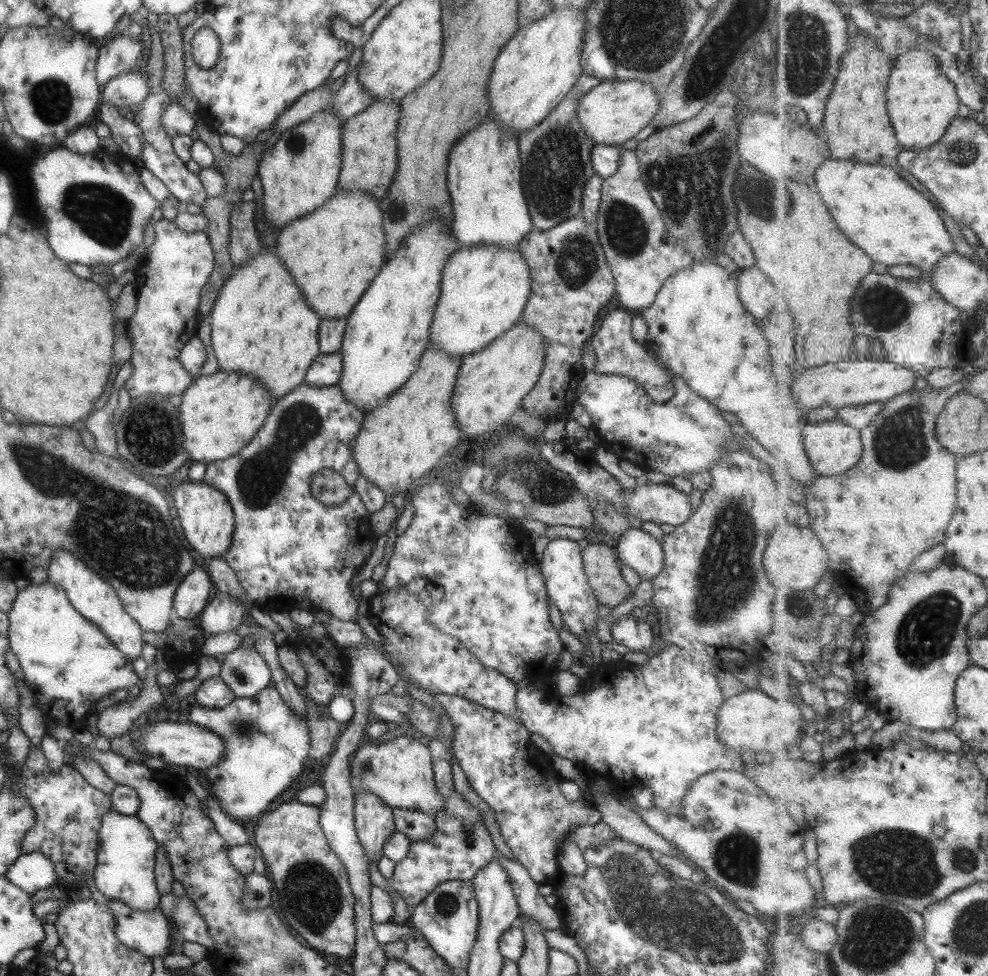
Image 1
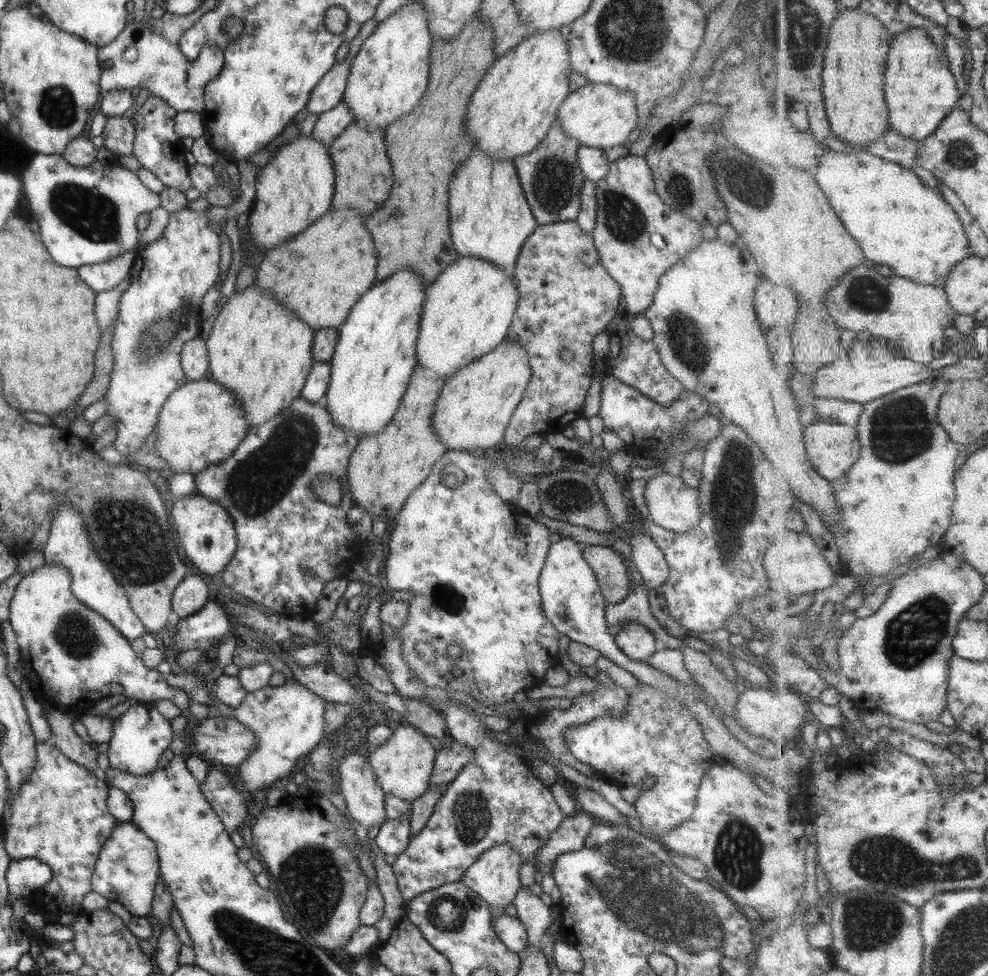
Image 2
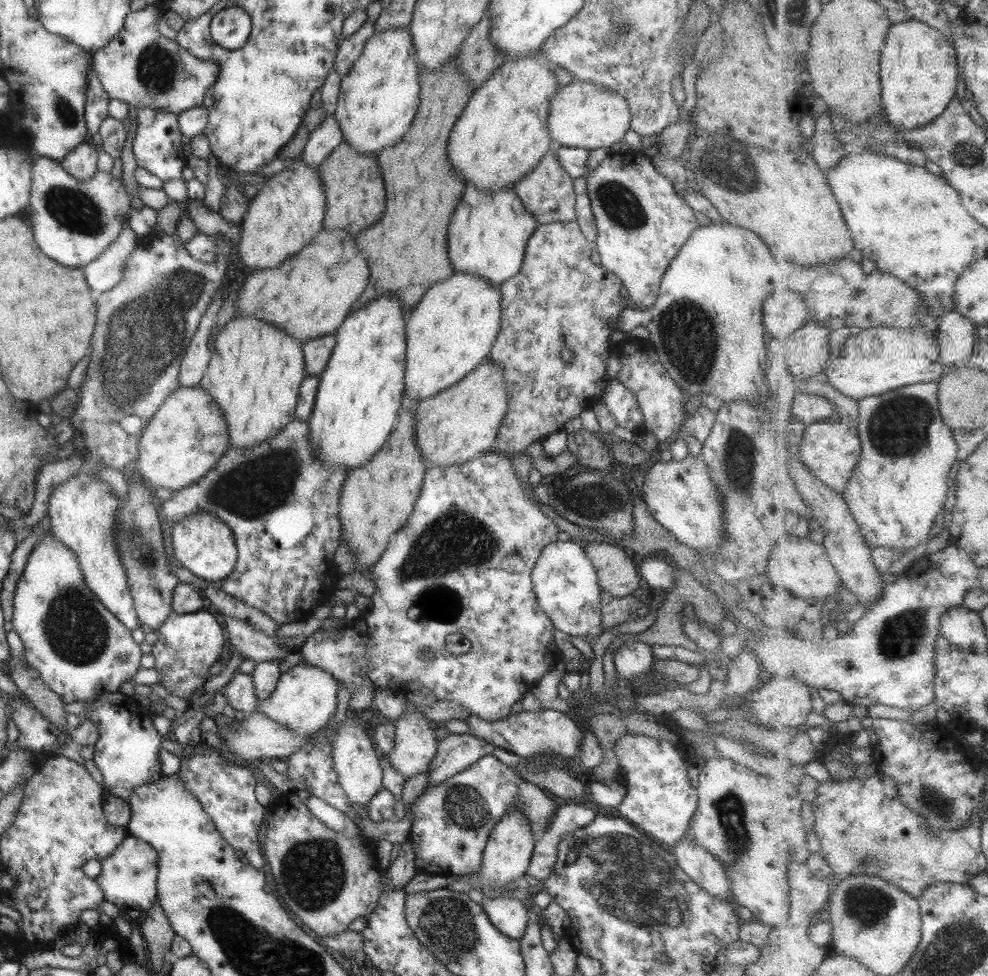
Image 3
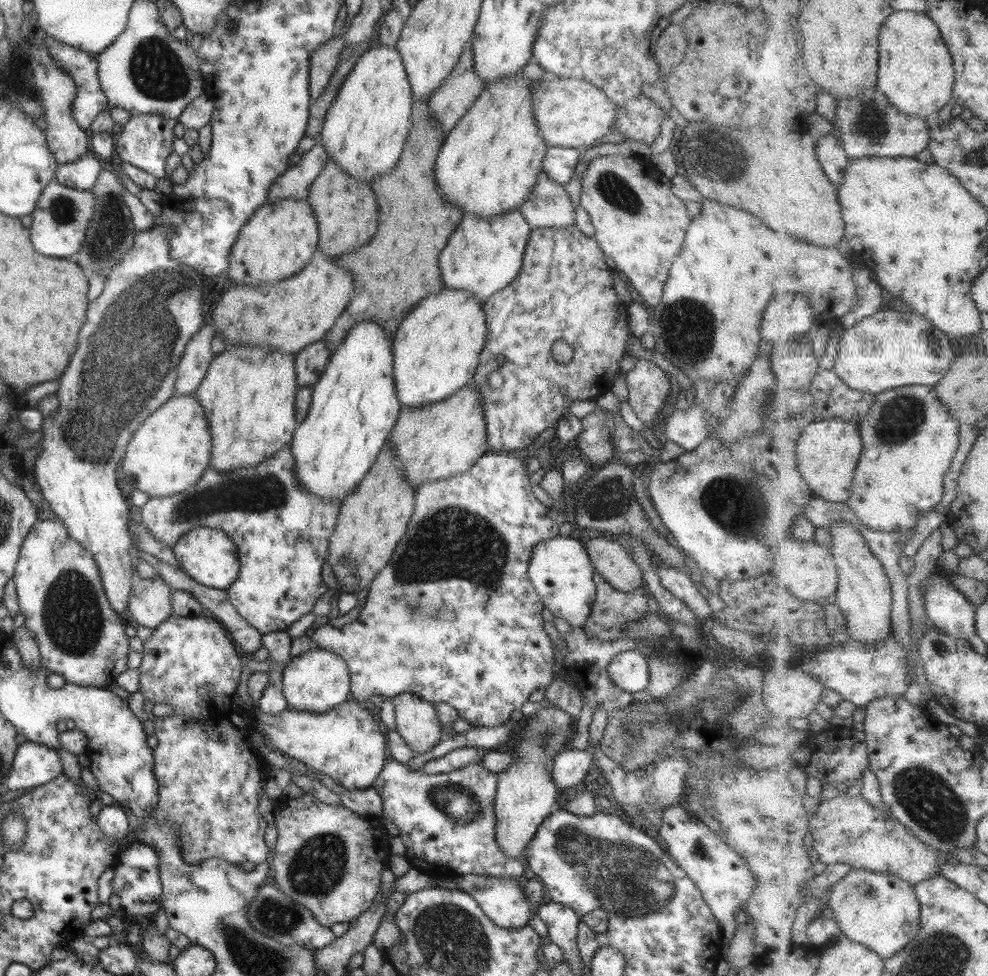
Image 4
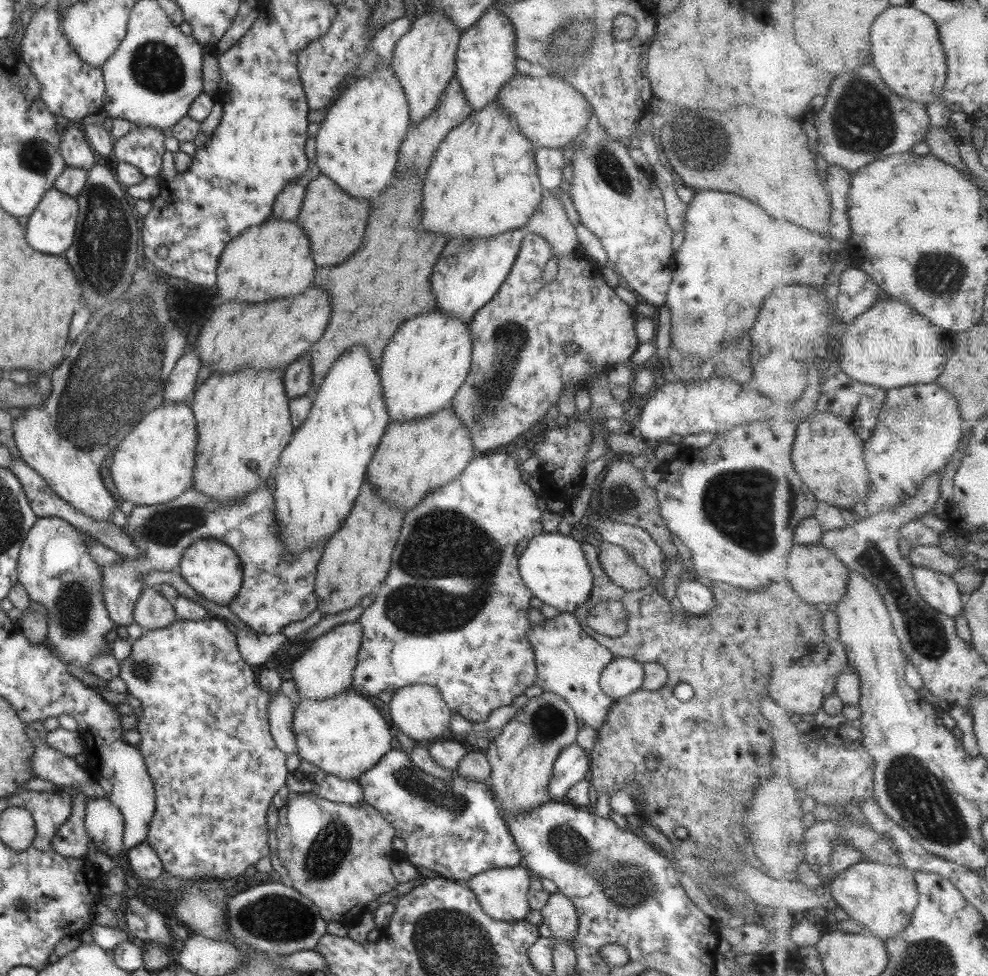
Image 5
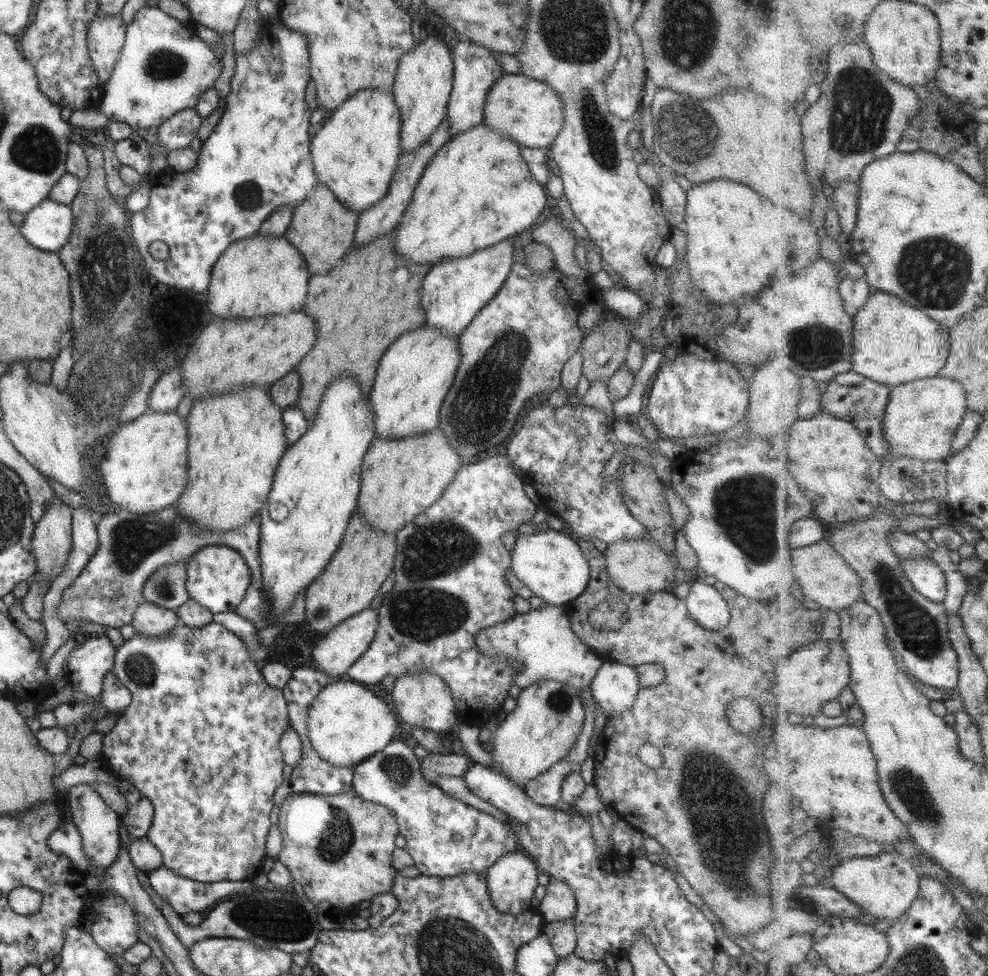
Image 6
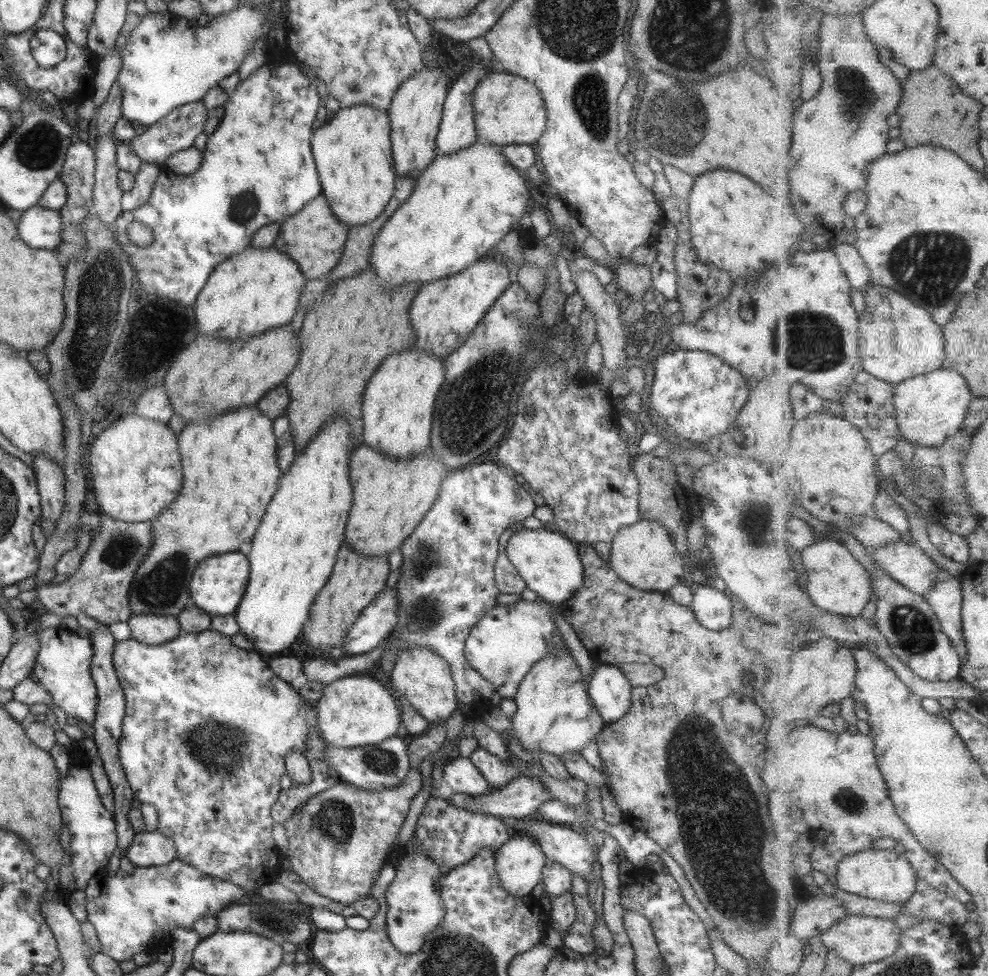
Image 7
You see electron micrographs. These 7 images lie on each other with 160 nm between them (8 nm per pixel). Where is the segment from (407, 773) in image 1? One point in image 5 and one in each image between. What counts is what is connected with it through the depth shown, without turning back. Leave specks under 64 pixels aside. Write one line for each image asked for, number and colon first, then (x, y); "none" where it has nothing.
2: (402, 766)
3: (414, 746)
4: (416, 722)
5: (418, 711)

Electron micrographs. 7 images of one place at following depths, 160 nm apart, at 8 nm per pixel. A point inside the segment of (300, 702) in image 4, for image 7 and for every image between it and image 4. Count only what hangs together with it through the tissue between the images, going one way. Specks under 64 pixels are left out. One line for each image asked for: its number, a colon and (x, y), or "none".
5: (325, 667)
6: (333, 653)
7: (376, 621)

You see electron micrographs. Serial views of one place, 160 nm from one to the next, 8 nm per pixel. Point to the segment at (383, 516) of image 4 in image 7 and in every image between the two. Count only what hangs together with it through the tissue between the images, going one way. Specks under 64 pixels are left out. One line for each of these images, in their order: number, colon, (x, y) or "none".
5: (355, 560)
6: (364, 558)
7: (355, 579)

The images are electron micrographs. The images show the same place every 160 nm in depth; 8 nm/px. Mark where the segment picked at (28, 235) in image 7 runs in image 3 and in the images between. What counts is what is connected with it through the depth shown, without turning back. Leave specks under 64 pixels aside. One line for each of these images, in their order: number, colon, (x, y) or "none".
3: (72, 221)
4: (58, 224)
5: (50, 229)
6: (47, 226)

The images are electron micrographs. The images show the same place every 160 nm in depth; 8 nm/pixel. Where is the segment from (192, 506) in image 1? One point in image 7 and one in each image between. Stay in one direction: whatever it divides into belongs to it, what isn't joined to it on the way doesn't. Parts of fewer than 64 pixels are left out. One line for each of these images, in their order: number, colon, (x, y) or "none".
2: (204, 530)
3: (201, 543)
4: (207, 556)
5: (211, 568)
6: (217, 577)
7: (217, 584)

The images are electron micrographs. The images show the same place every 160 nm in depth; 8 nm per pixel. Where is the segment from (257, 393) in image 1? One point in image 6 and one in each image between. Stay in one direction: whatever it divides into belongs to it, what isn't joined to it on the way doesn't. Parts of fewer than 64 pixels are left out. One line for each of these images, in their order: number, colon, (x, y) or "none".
2: (200, 423)
3: (181, 442)
4: (167, 453)
5: (153, 463)
6: (143, 468)

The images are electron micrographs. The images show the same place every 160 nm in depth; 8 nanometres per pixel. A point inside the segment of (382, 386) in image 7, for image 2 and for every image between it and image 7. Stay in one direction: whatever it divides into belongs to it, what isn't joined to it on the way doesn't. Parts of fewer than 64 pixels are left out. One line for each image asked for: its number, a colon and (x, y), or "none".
2: (466, 311)
3: (449, 332)
4: (435, 349)
5: (424, 362)
6: (413, 375)

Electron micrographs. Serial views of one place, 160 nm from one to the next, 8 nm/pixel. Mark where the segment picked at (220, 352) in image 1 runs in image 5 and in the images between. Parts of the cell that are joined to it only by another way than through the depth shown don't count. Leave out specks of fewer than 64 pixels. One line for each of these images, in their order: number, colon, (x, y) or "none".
2: (257, 350)
3: (253, 376)
4: (247, 394)
5: (242, 420)

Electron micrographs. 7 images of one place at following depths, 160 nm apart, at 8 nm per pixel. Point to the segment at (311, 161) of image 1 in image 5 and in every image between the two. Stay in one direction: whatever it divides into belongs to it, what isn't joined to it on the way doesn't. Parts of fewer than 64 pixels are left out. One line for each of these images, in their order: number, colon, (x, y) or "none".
2: (295, 187)
3: (287, 212)
4: (279, 239)
5: (273, 260)

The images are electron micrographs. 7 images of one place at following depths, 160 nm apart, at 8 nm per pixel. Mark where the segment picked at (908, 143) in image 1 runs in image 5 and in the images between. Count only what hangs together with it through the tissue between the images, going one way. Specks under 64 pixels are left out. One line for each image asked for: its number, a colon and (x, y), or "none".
2: (921, 90)
3: (919, 73)
4: (916, 71)
5: (907, 49)

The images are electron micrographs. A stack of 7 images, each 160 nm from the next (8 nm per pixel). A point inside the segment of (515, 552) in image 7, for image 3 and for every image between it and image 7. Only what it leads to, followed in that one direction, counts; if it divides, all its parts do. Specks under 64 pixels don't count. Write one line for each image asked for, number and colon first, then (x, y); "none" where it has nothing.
3: (564, 581)
4: (558, 568)
5: (552, 566)
6: (551, 565)

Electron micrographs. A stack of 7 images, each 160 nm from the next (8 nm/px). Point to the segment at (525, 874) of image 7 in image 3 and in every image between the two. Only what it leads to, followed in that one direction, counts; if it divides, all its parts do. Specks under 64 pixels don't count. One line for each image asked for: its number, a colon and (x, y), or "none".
3: (509, 916)
4: (501, 899)
5: (501, 891)
6: (511, 879)

